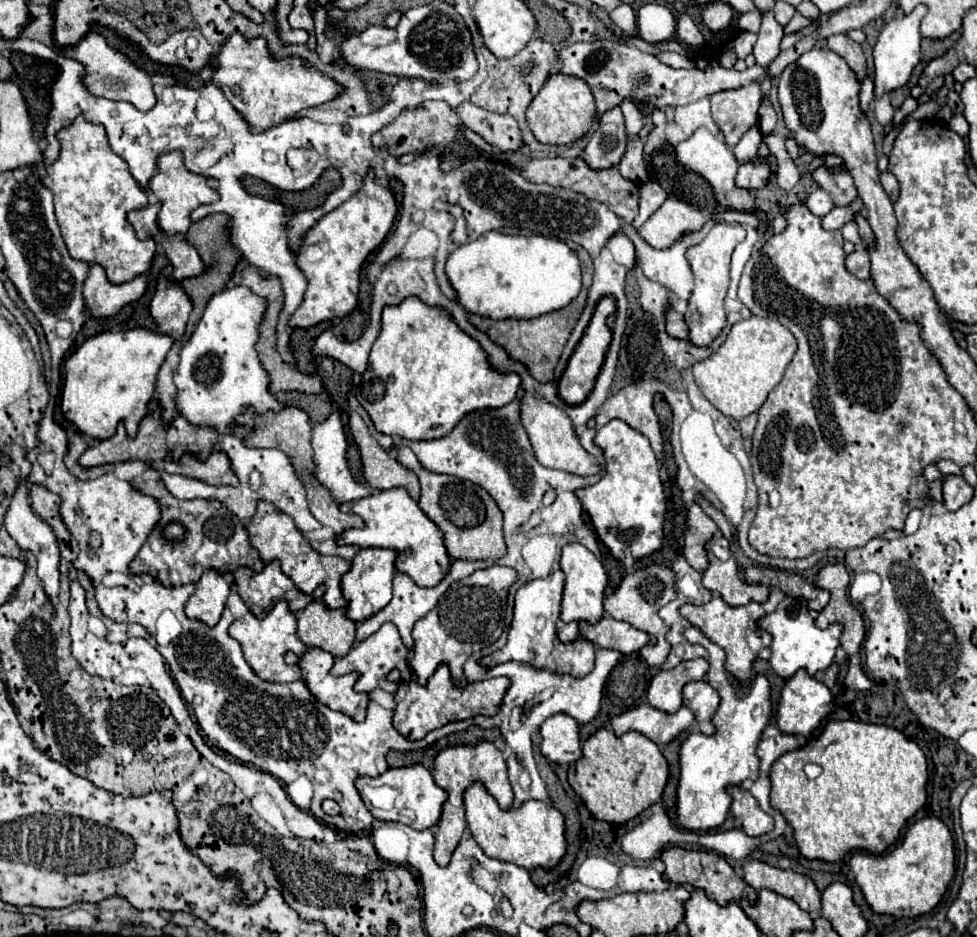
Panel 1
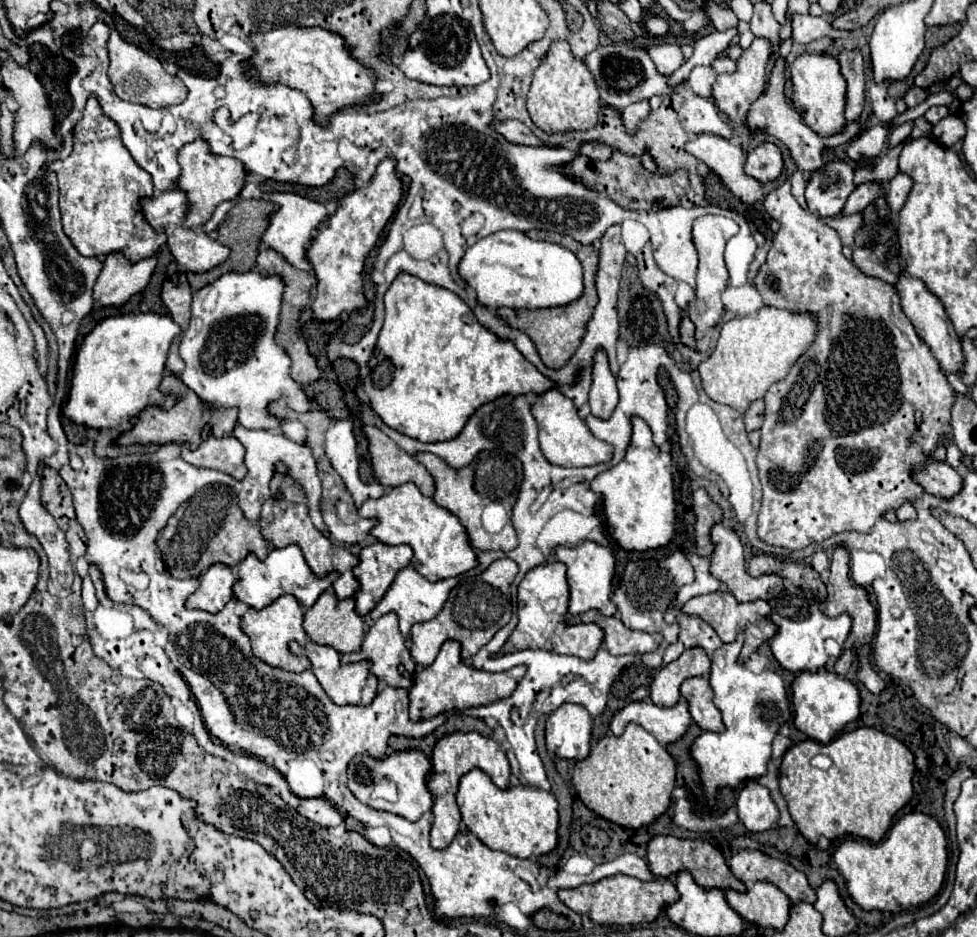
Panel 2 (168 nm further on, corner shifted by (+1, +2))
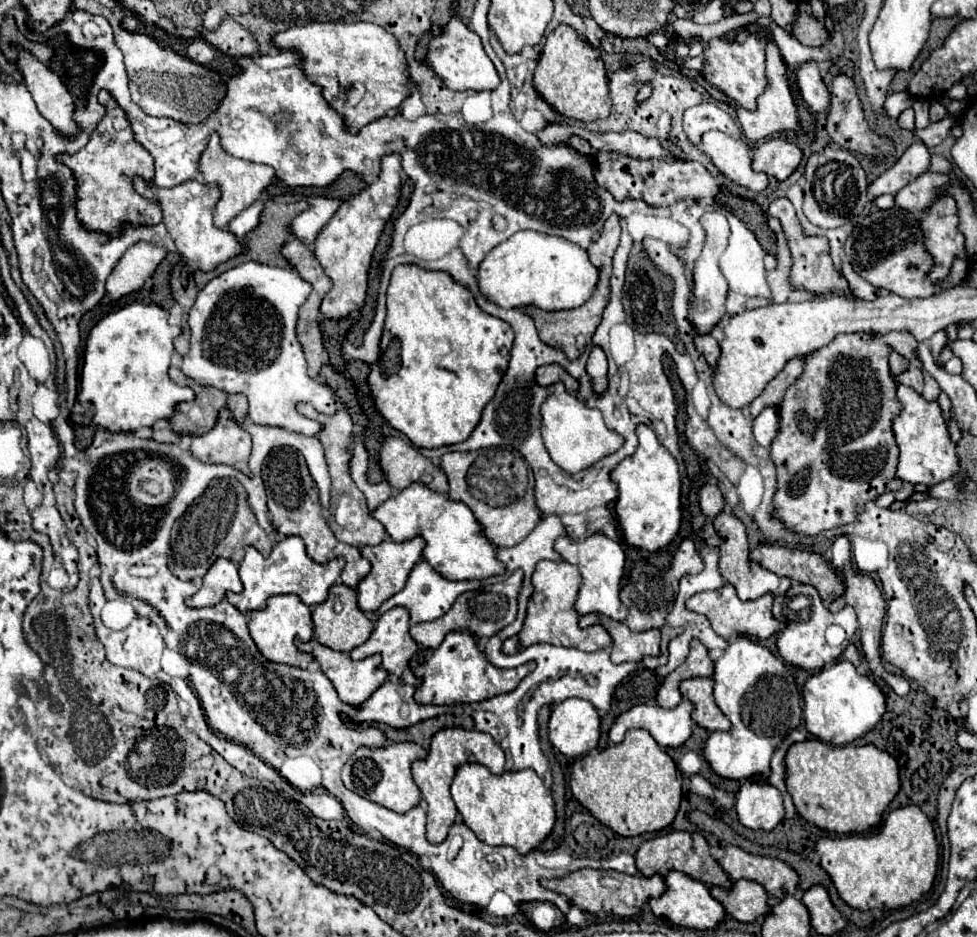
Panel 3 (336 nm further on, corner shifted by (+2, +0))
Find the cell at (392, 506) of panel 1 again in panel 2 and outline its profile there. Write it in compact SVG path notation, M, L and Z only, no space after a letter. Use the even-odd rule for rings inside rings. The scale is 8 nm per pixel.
M406 483L400 487L388 489L388 493L380 499L366 501L358 513L362 517L378 519L378 525L370 531L376 539L386 545L410 545L414 549L414 567L428 581L440 581L458 577L478 565L478 557L474 547L470 545L470 537L466 527L452 515L448 509L440 507L432 497L424 497L414 483Z

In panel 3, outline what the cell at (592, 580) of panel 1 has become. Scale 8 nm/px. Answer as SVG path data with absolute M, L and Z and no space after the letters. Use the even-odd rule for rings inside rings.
M591 535L583 541L571 541L569 537L559 537L555 541L555 551L569 563L577 565L583 583L579 587L577 593L577 601L575 601L575 611L579 615L587 615L587 613L601 613L607 615L615 621L623 621L627 615L627 609L623 607L623 603L619 601L619 581L623 575L623 565L625 565L625 553L621 549L621 545L605 535Z

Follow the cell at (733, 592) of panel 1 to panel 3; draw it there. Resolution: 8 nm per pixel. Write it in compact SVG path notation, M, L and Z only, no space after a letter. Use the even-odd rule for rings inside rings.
M719 513L715 517L715 529L721 535L721 559L719 559L719 573L723 575L723 579L727 579L735 589L741 601L751 601L751 599L759 599L765 593L771 595L785 595L785 591L789 589L791 581L787 577L777 577L775 573L763 569L761 565L749 561L747 551L749 551L749 543L747 543L747 533L743 523L729 515L729 513Z

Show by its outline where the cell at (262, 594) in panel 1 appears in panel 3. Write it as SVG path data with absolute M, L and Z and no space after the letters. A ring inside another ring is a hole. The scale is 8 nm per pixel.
M285 537L281 539L273 551L263 557L255 547L247 547L245 559L239 565L239 577L243 581L241 593L227 593L227 601L235 605L239 611L253 611L265 607L265 601L271 595L297 595L305 605L319 605L327 599L327 591L333 583L339 581L339 575L345 567L345 559L333 559L329 563L315 563L307 557L305 545L301 537Z

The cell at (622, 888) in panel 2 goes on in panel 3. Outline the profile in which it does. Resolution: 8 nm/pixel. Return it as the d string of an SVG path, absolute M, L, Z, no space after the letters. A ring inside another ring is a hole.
M583 869L583 871L575 871L575 873L569 873L567 877L561 877L561 879L543 879L541 885L545 889L551 889L559 895L565 895L573 905L577 905L581 911L587 911L587 913L599 913L599 911L605 911L607 915L615 915L615 917L637 917L641 913L641 907L649 901L649 899L655 899L655 897L661 897L665 891L667 891L667 885L663 881L663 877L659 875L653 875L653 877L643 877L643 875L623 875L623 873L617 873L617 871L597 871L597 869ZM603 877L613 877L617 879L621 885L617 889L607 889L601 885L601 879Z

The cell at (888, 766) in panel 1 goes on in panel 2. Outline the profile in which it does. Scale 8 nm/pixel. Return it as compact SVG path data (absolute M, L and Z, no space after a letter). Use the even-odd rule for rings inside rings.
M860 727L852 733L842 733L830 743L818 743L818 741L806 739L792 745L786 751L780 765L780 789L782 789L782 795L786 797L794 823L798 825L800 833L810 843L816 843L820 835L826 835L830 841L854 835L854 837L862 837L862 839L878 843L890 829L892 817L910 801L914 771L916 771L914 755L910 753L906 745L902 745L898 739L878 729ZM818 753L828 755L832 759L832 767L828 771L822 771L810 765L810 759Z

